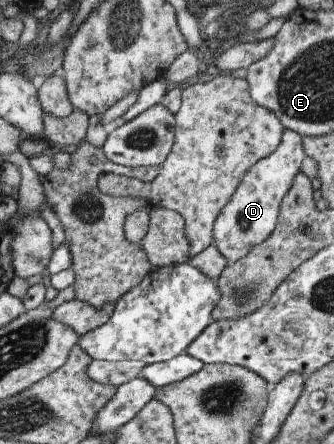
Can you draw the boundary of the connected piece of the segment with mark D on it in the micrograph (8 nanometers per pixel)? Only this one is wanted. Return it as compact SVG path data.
M285 129L278 149L246 172L230 201L218 213L218 219L213 227L213 243L218 253L221 253L228 263L242 259L255 245L266 241L276 229L282 199L290 191L305 156L302 136Z

